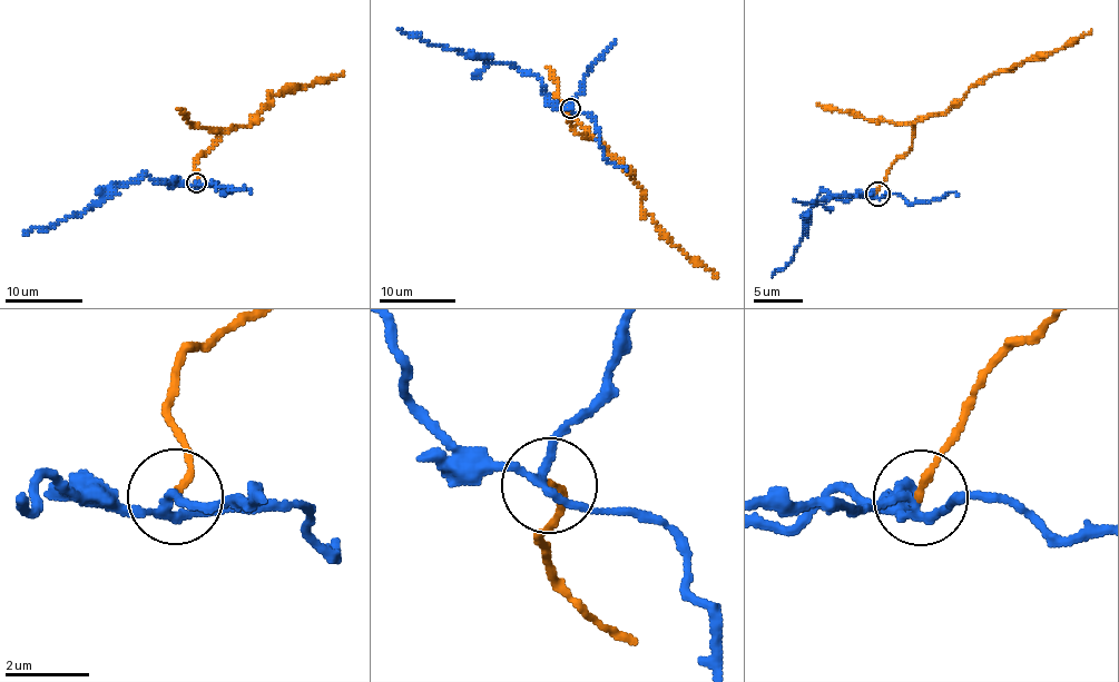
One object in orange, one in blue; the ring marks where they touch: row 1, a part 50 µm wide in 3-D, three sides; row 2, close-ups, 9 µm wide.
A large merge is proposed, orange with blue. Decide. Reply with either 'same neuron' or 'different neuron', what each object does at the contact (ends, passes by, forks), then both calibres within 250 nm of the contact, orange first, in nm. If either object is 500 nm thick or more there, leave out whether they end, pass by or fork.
different neuron | orange ends | blue forks | 160/160 nm

